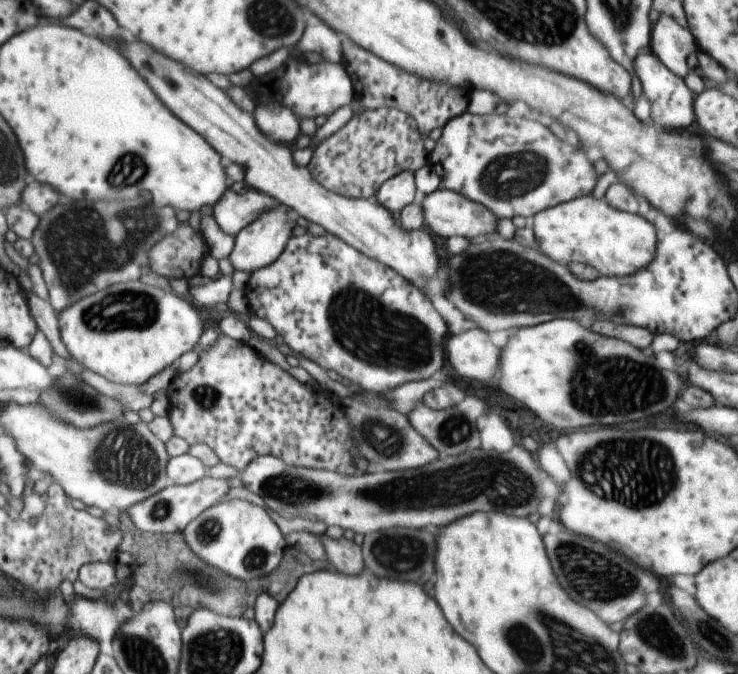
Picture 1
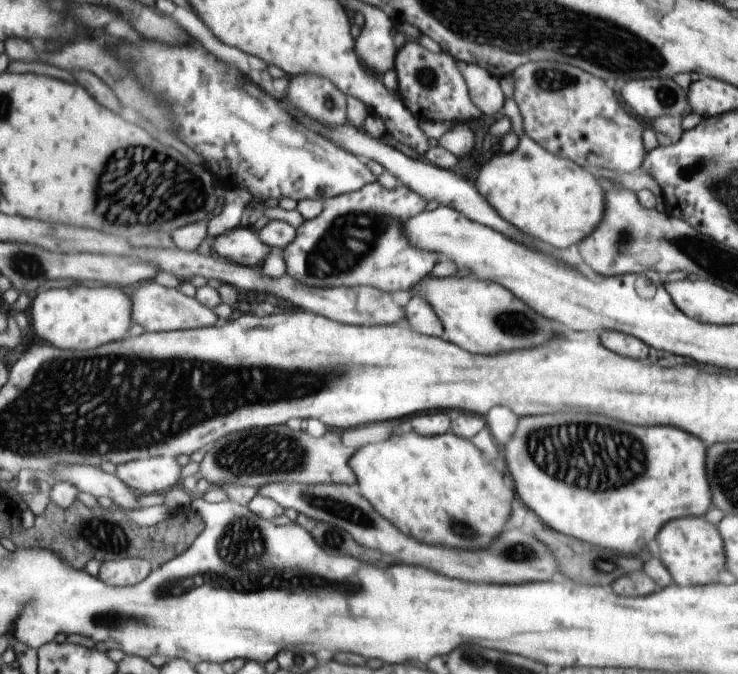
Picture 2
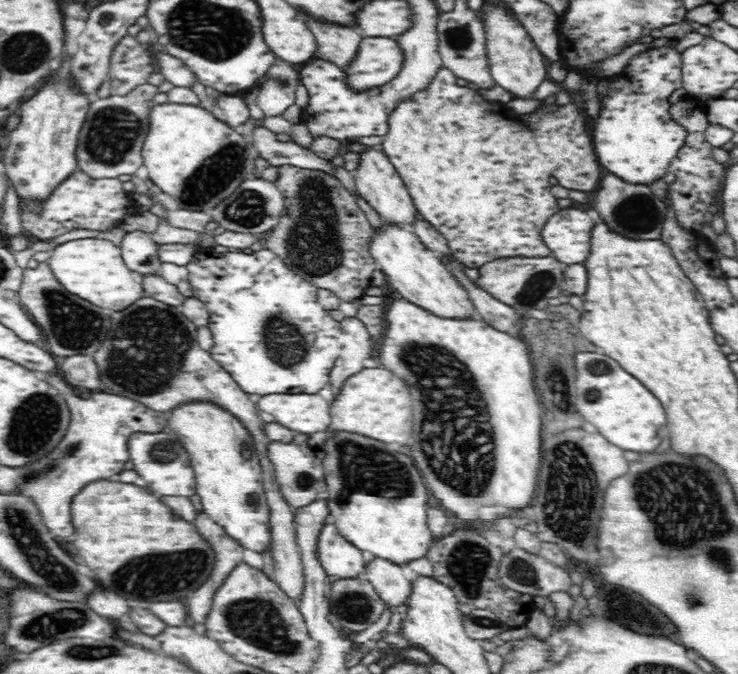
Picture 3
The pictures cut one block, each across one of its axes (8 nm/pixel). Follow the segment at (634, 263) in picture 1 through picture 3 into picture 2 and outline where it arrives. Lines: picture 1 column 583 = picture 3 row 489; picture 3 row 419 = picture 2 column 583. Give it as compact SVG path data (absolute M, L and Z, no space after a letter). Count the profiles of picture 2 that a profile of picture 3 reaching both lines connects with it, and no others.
M506 99L503 104L505 116L508 117L510 125L519 140L517 147L509 154L493 154L475 176L475 191L491 206L498 216L512 228L527 236L538 238L551 246L562 249L571 244L582 241L587 234L591 233L605 213L605 195L603 183L595 180L589 172L575 166L570 159L554 155L545 150L539 143L534 142L523 134L523 120L519 114L518 107L513 99Z

